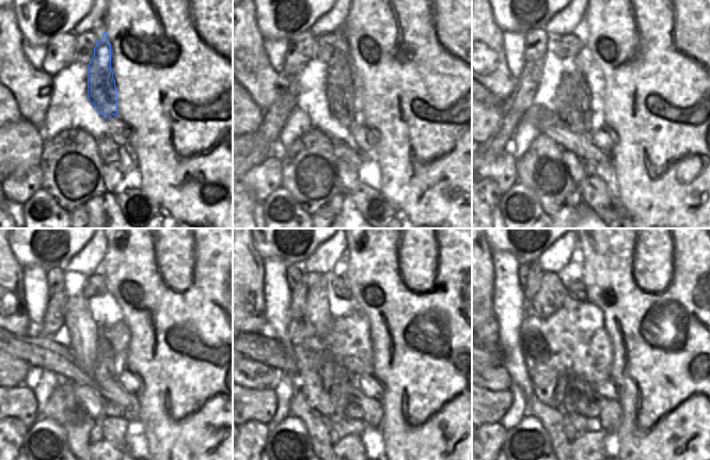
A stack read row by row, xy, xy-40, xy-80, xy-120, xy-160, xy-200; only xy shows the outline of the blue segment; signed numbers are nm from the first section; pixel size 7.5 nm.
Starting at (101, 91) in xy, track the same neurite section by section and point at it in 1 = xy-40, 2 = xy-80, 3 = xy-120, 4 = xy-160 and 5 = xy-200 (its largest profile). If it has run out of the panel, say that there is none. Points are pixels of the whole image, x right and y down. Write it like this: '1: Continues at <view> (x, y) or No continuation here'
1: Continues at xy-40 (340, 89)
2: Continues at xy-80 (574, 98)
3: Continues at xy-120 (91, 348)
4: Continues at xy-160 (316, 314)
5: Continues at xy-200 (550, 297)

